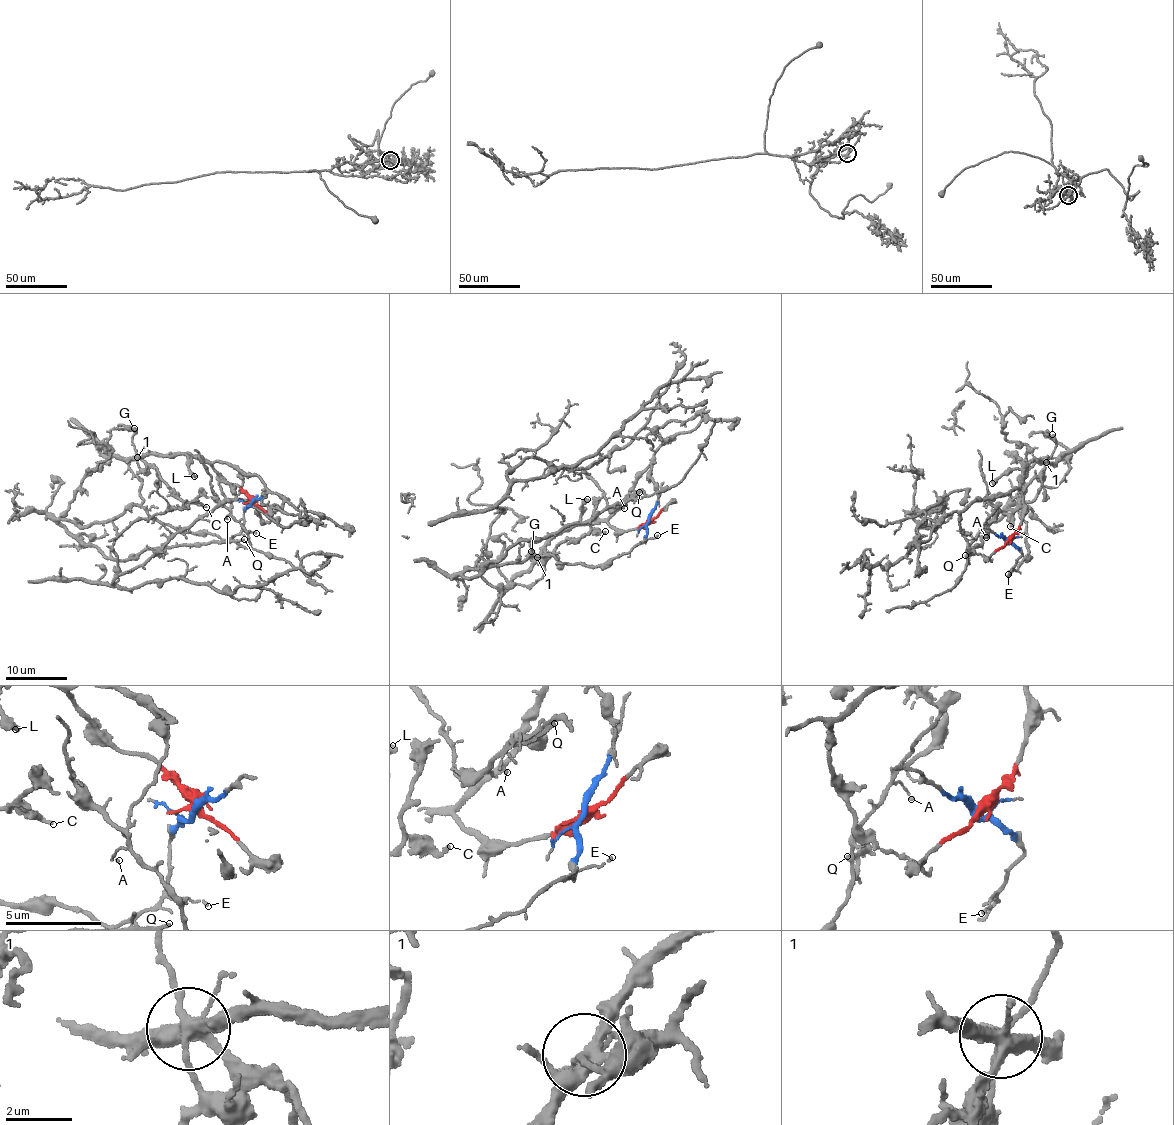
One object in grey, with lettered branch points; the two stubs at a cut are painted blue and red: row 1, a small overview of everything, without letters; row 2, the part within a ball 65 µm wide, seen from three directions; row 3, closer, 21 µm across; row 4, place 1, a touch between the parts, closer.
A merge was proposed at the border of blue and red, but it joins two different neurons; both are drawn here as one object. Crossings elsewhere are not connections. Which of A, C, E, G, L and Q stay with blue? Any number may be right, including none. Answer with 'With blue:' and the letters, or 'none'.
With blue: A, E, G, Q

